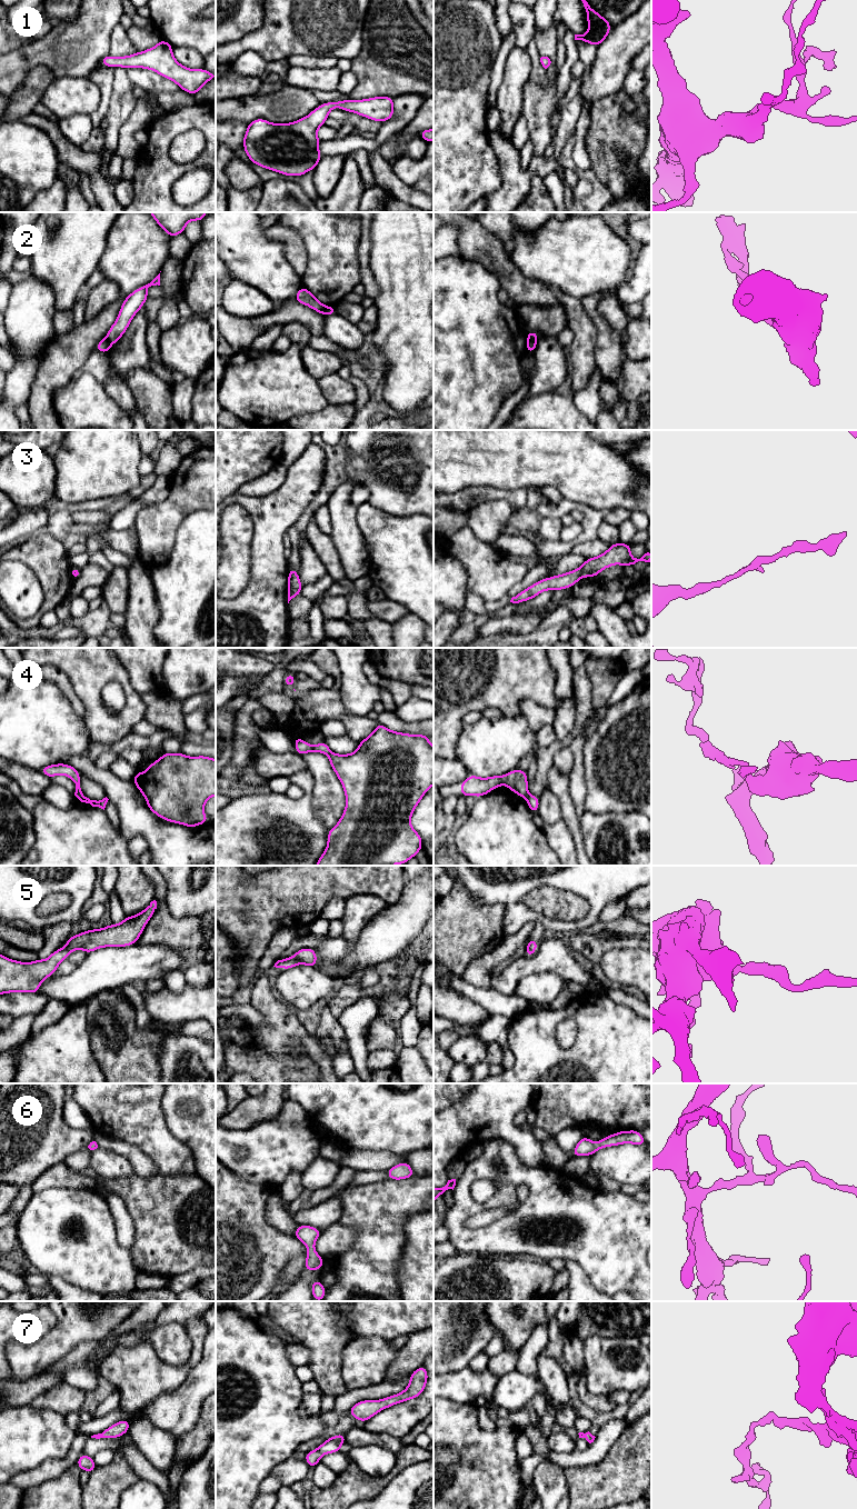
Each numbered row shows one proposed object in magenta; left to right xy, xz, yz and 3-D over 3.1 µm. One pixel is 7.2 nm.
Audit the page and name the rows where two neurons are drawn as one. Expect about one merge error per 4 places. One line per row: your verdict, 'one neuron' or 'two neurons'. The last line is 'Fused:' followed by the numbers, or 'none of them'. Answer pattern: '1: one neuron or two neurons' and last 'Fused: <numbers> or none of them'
1: one neuron
2: two neurons
3: one neuron
4: two neurons
5: one neuron
6: one neuron
7: one neuron
Fused: 2, 4

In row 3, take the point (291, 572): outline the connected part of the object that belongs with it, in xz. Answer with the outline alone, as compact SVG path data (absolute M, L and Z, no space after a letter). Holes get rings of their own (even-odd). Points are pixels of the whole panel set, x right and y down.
M289 568L289 571L288 571L288 603L289 601L299 596L300 592L301 592L301 589L302 589L302 584L299 580L299 573L292 569L292 568Z

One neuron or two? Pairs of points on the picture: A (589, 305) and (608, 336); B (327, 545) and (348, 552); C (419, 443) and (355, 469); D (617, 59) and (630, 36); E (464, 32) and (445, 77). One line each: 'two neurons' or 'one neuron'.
A: one neuron
B: two neurons
C: one neuron
D: one neuron
E: one neuron

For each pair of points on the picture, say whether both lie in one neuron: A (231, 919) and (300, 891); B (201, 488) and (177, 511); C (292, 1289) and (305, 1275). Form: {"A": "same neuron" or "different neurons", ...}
{"A": "same neuron", "B": "same neuron", "C": "same neuron"}

